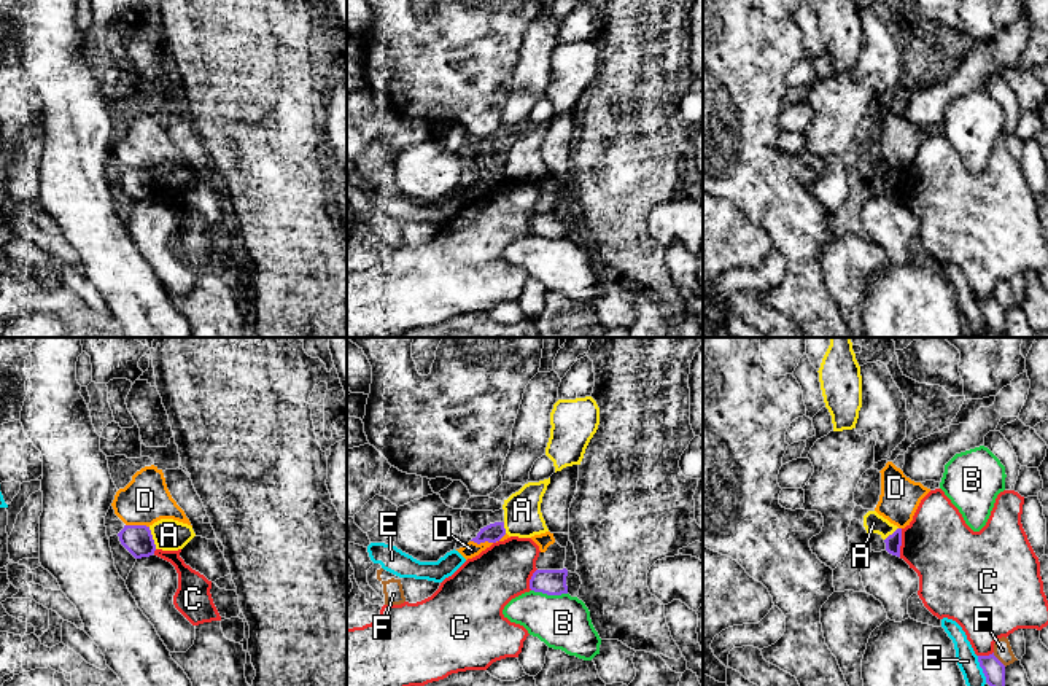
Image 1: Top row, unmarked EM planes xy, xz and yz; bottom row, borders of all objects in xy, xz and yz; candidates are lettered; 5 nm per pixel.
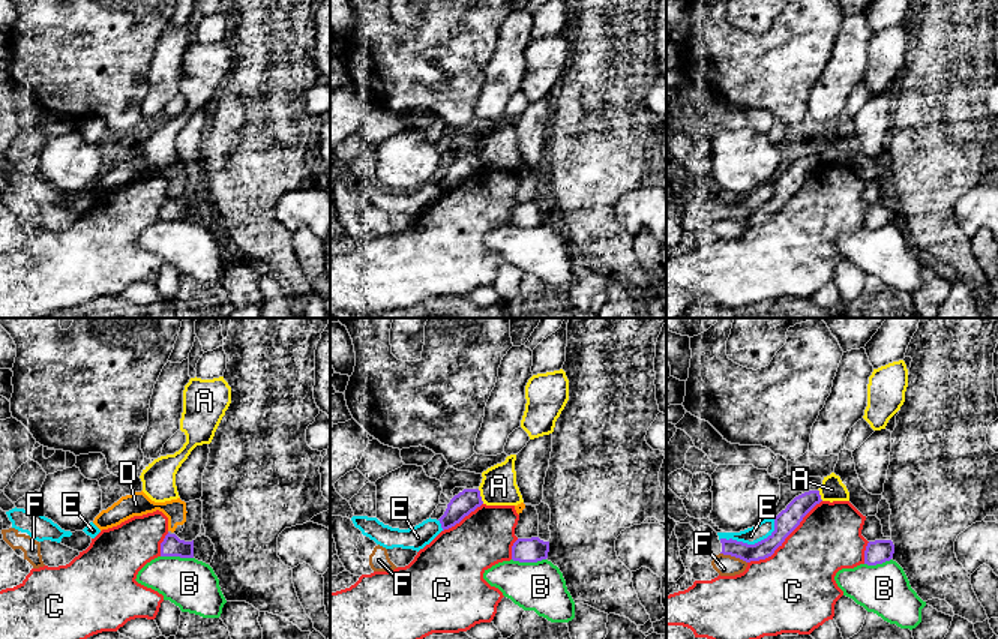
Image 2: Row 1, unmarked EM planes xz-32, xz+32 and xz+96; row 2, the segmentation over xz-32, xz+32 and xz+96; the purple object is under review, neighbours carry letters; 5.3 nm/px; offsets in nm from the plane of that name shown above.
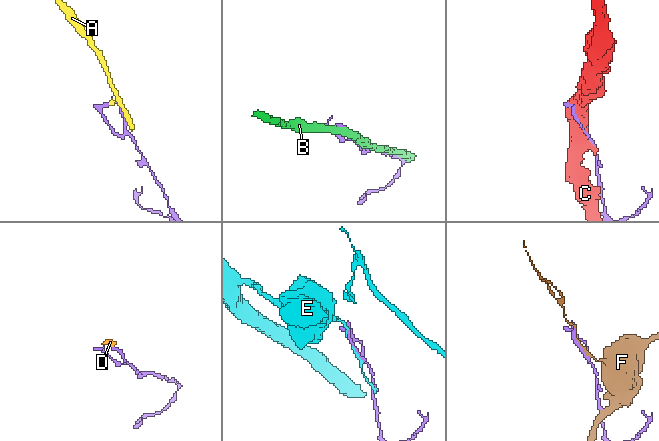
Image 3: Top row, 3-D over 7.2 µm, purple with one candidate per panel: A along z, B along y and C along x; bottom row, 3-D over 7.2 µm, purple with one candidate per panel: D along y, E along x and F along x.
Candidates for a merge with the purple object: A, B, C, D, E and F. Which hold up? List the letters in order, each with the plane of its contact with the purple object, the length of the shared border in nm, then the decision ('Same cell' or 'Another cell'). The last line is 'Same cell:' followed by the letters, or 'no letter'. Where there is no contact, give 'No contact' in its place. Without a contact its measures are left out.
A: Touches purple in xy. Shared border 120 nm. Another cell
B: Touches purple in xz. Shared border 190 nm. Another cell
C: Touches purple in yz. Shared border 140 nm. Another cell
D: Touches purple in xy. Shared border 120 nm. Another cell
E: Touches purple in yz. Shared border 140 nm. Another cell
F: Touches purple in yz. Shared border 100 nm. Another cell
Same cell: no letter

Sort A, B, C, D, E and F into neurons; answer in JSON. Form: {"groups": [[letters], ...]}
{"groups": [["A"], ["B"], ["C"], ["D"], ["E"], ["F"]]}

